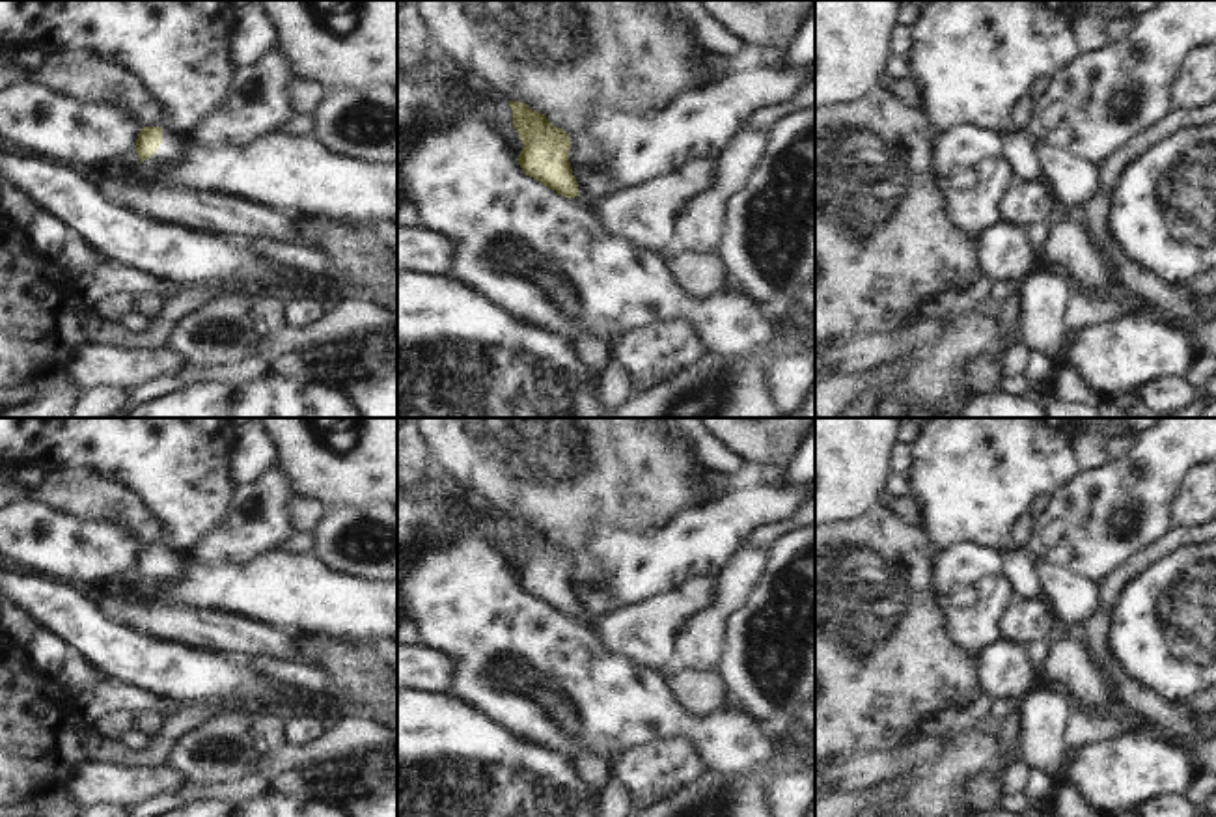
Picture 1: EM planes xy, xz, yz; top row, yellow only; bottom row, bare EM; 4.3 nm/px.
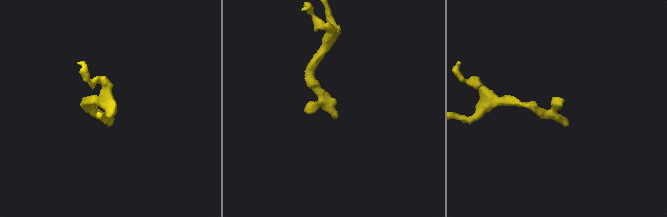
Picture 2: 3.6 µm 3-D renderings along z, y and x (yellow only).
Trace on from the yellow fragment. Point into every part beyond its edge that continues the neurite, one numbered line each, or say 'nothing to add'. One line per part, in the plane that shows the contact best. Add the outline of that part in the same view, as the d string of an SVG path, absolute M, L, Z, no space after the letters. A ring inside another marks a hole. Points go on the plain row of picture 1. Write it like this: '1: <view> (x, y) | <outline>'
1: xy (170, 569) | M162 545L162 561L159 569L151 576L145 576L144 580L153 582L157 586L168 586L179 580L181 575L183 575L183 558L166 545Z

